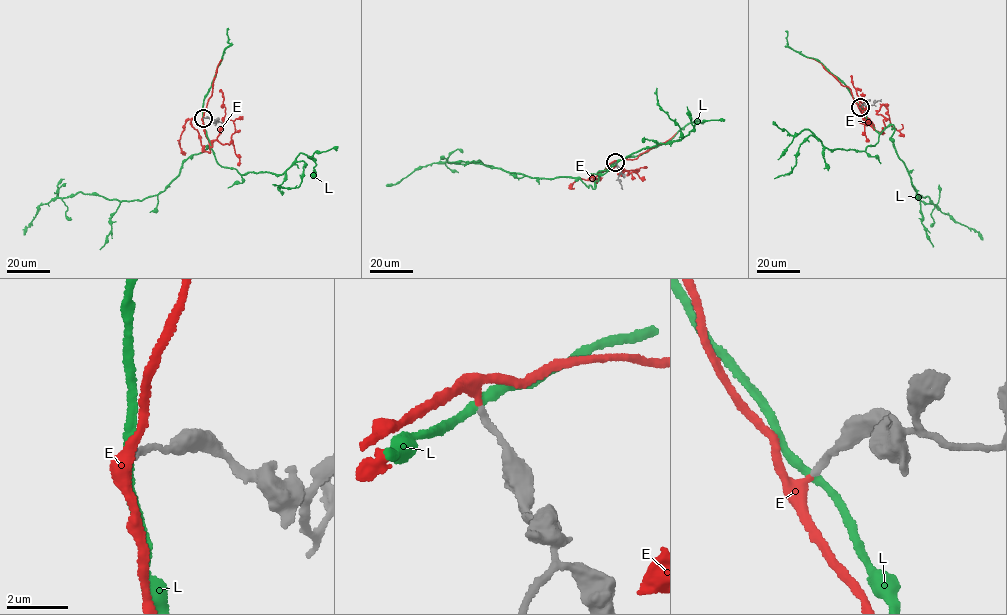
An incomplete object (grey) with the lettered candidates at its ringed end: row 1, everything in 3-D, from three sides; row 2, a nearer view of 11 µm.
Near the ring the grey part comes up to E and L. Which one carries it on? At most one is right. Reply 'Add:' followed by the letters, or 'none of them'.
Add: E

